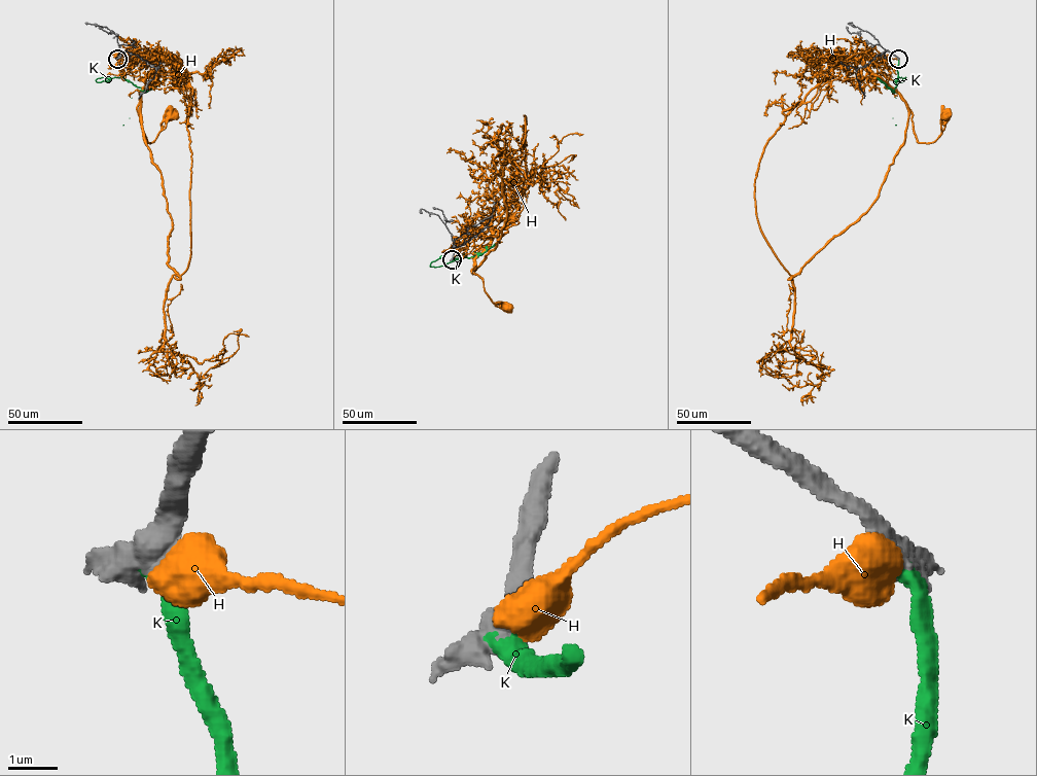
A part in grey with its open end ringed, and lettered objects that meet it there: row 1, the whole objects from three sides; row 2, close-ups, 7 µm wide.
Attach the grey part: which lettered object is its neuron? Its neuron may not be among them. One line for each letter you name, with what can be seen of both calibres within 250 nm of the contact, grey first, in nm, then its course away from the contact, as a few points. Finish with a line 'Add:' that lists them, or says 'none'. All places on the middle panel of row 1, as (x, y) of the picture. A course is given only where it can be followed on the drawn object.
K: 550 nm thick on the grey side, 380 nm on the other
Add: K

